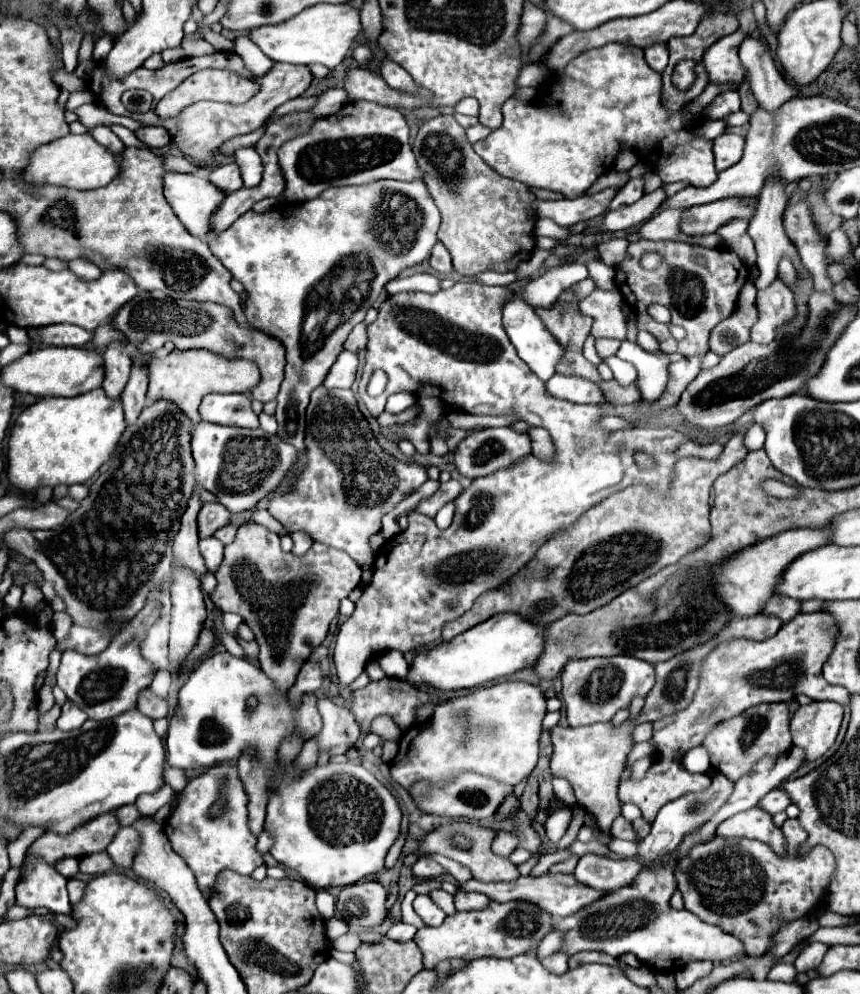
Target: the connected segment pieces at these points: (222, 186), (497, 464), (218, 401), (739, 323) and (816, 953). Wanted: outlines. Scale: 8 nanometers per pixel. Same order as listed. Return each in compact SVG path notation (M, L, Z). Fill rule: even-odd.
M226 163L226 165L218 165L208 173L208 179L214 187L218 187L222 193L234 193L242 187L242 179L240 179L240 171L236 163Z
M488 427L488 429L474 429L470 431L454 449L454 465L460 475L468 479L478 479L492 475L500 469L508 469L516 465L520 459L528 457L532 453L530 437L528 433L520 433L512 427Z
M210 393L200 403L202 421L232 425L232 427L258 427L258 415L250 407L246 393Z
M748 281L740 291L736 309L726 319L722 319L710 333L710 349L716 355L722 357L724 353L748 341L750 327L756 323L758 317L754 299L756 299L756 289Z
M810 943L810 945L806 945L806 947L802 949L802 953L800 953L800 955L796 957L796 961L794 961L796 969L798 969L800 973L810 971L810 969L816 969L816 967L822 963L826 951L828 951L828 947L826 947L824 943Z

